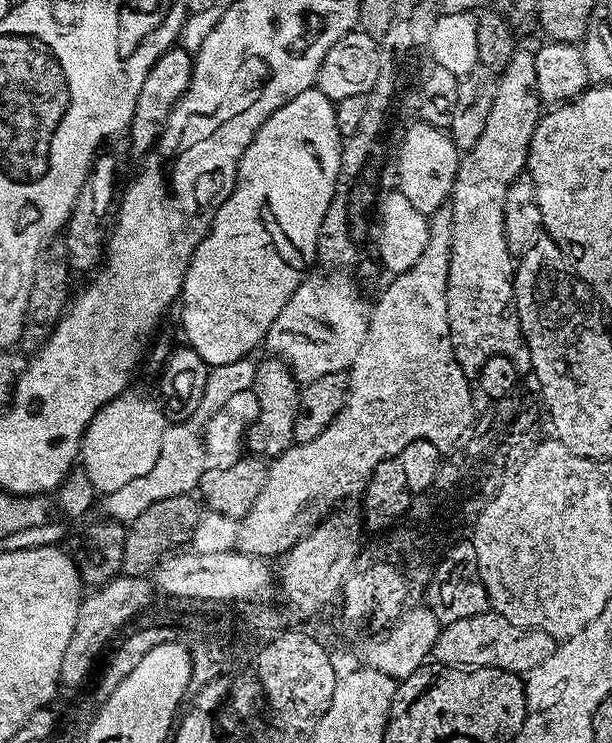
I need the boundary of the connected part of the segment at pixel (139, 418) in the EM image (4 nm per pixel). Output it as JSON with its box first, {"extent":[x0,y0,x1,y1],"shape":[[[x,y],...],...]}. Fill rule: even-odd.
{"extent":[81,394,168,494],"shape":[[[125,394],[96,412],[81,441],[83,471],[99,493],[107,494],[148,474],[161,453],[162,438],[168,427],[161,405],[146,396]]]}

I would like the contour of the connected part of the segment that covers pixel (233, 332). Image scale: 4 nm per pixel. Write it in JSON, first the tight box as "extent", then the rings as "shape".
{"extent":[182,86,342,366],"shape":[[[313,86],[308,88],[298,98],[286,102],[266,122],[256,131],[256,137],[246,146],[246,150],[240,159],[240,165],[236,167],[236,185],[234,190],[222,202],[222,206],[217,210],[216,216],[212,219],[212,226],[208,229],[208,234],[202,238],[202,242],[194,250],[190,266],[184,275],[184,287],[182,289],[182,304],[184,300],[184,332],[188,335],[187,343],[209,366],[243,360],[249,355],[248,352],[256,343],[263,341],[268,335],[268,328],[278,318],[282,306],[294,294],[294,290],[306,278],[308,267],[312,260],[317,259],[316,243],[320,237],[320,227],[324,221],[326,210],[332,201],[332,192],[336,189],[336,175],[340,173],[340,149],[342,147],[342,137],[338,134],[336,123],[334,122],[334,104],[322,94],[319,88]]]}

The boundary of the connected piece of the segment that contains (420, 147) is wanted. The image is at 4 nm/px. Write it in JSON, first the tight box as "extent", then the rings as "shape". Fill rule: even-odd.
{"extent":[395,122,461,217],"shape":[[[423,122],[409,123],[400,142],[400,154],[396,158],[395,179],[400,180],[398,191],[406,194],[408,201],[422,215],[431,217],[433,212],[449,203],[461,155],[461,149],[456,147],[445,129]]]}

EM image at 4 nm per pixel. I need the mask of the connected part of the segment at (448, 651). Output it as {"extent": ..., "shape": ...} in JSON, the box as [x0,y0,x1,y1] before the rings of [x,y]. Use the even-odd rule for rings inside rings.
{"extent":[431,610,558,674],"shape":[[[489,610],[474,614],[474,618],[458,618],[458,622],[443,625],[432,647],[431,659],[447,668],[497,668],[517,674],[527,674],[534,666],[542,666],[557,650],[558,642],[537,628],[519,628],[506,618]]]}

